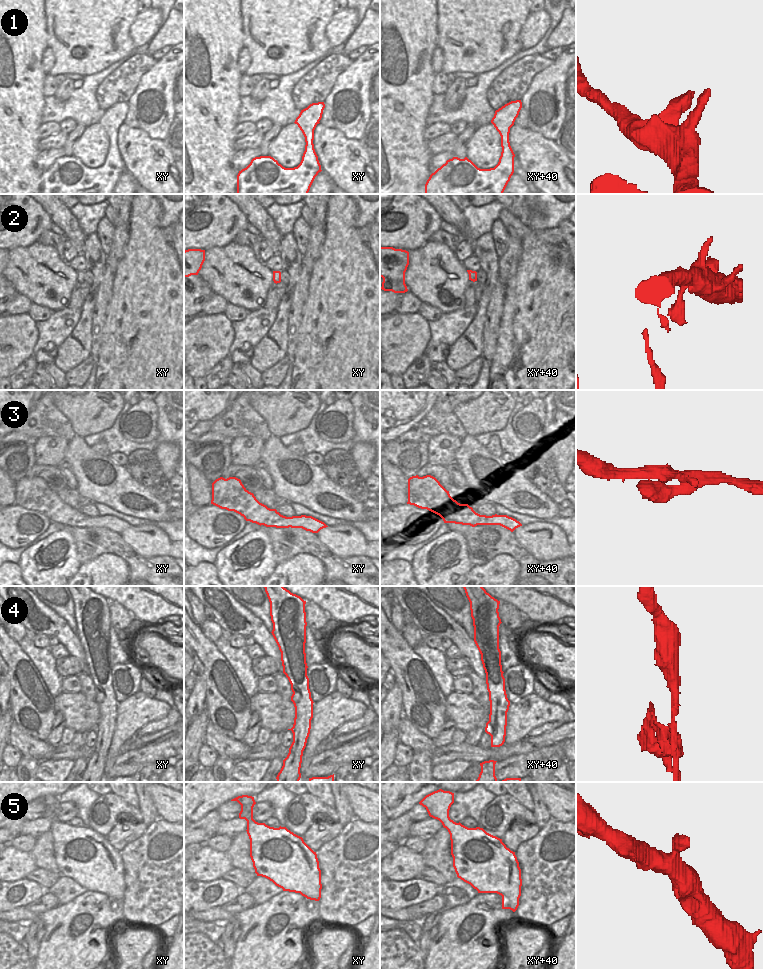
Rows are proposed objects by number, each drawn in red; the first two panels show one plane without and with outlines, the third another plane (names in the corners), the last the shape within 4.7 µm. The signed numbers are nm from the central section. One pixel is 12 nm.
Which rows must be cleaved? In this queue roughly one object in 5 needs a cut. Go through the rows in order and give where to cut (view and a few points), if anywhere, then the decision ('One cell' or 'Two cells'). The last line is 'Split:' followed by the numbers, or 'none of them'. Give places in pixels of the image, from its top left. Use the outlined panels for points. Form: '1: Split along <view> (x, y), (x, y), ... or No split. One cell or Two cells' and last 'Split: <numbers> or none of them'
1: No split. One cell
2: No split. One cell
3: No split. One cell
4: No split. One cell
5: No split. One cell
Split: none of them.

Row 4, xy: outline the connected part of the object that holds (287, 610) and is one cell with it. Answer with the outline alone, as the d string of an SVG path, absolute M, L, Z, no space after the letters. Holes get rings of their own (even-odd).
M264 586L264 588L270 602L270 616L273 623L271 633L281 652L283 673L291 684L293 692L291 701L295 707L294 724L288 729L293 733L293 742L276 779L277 782L299 782L314 703L309 689L305 653L306 601L283 586Z

